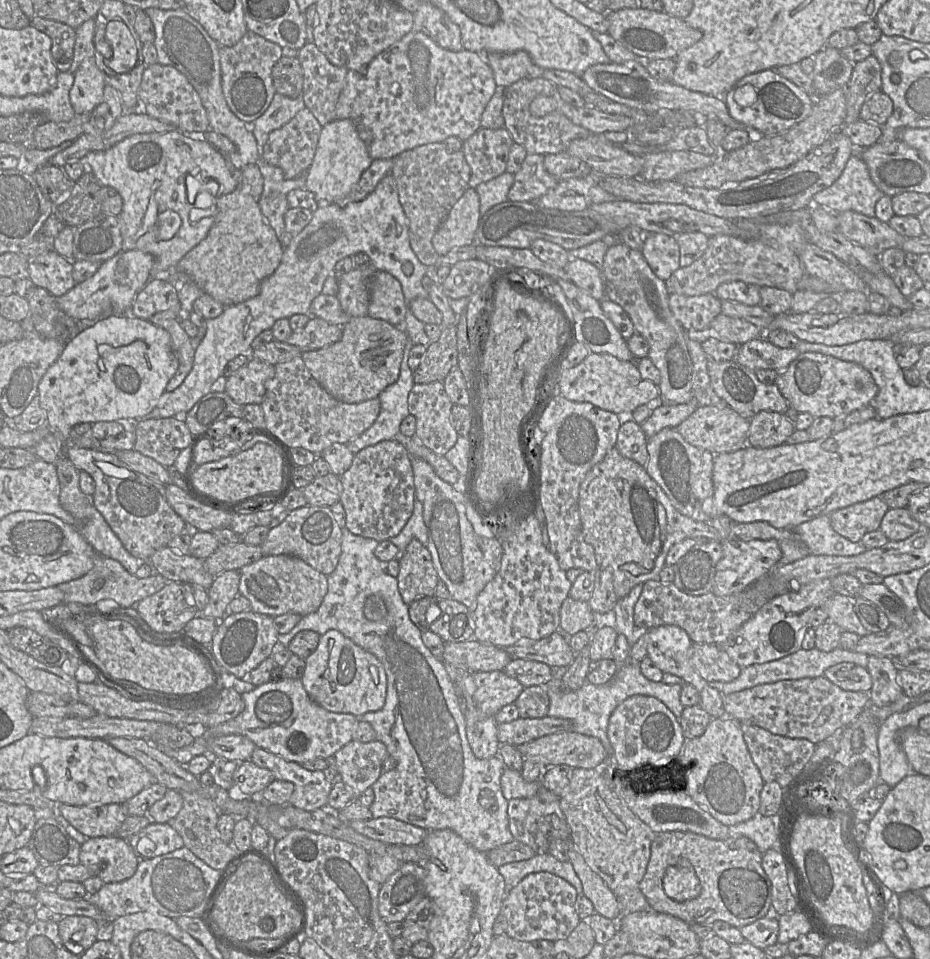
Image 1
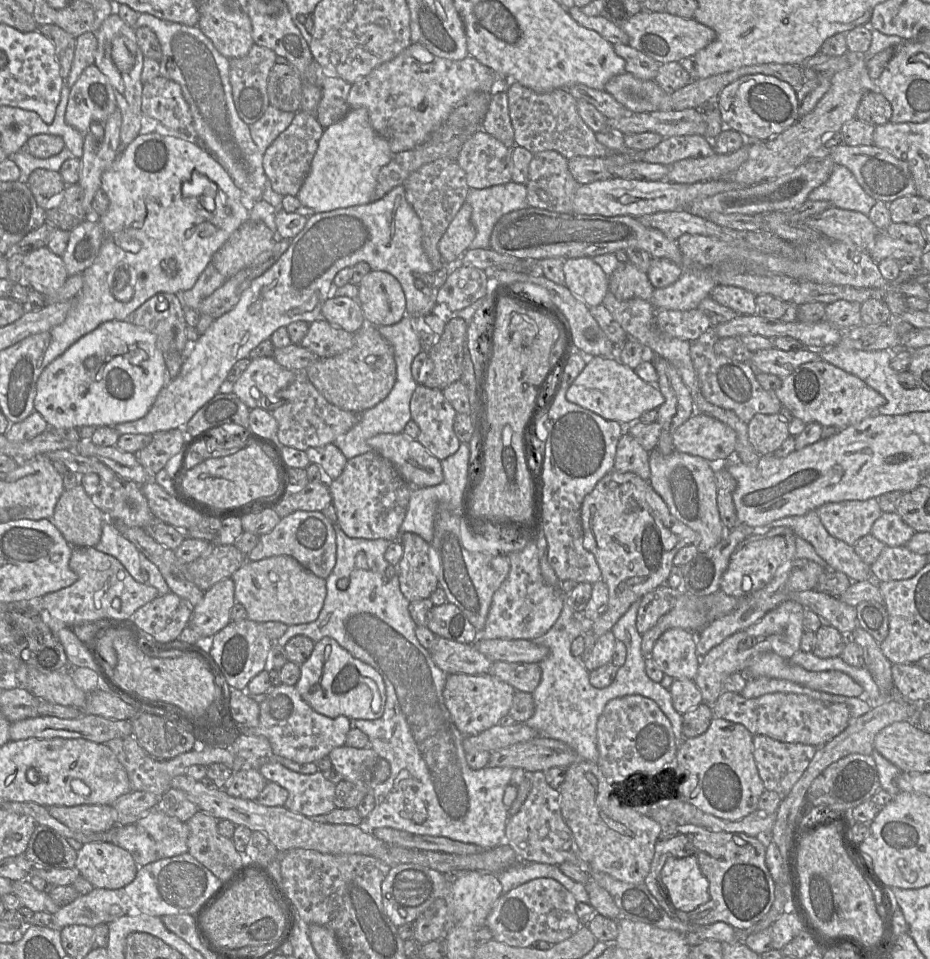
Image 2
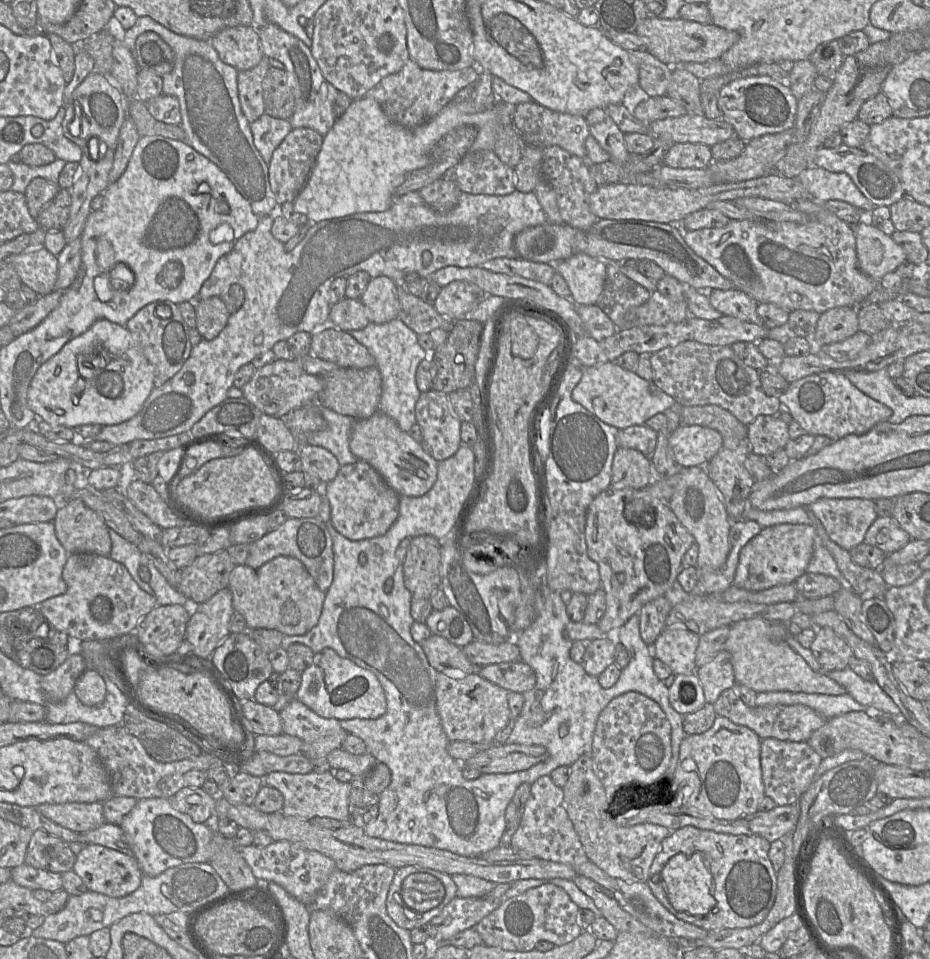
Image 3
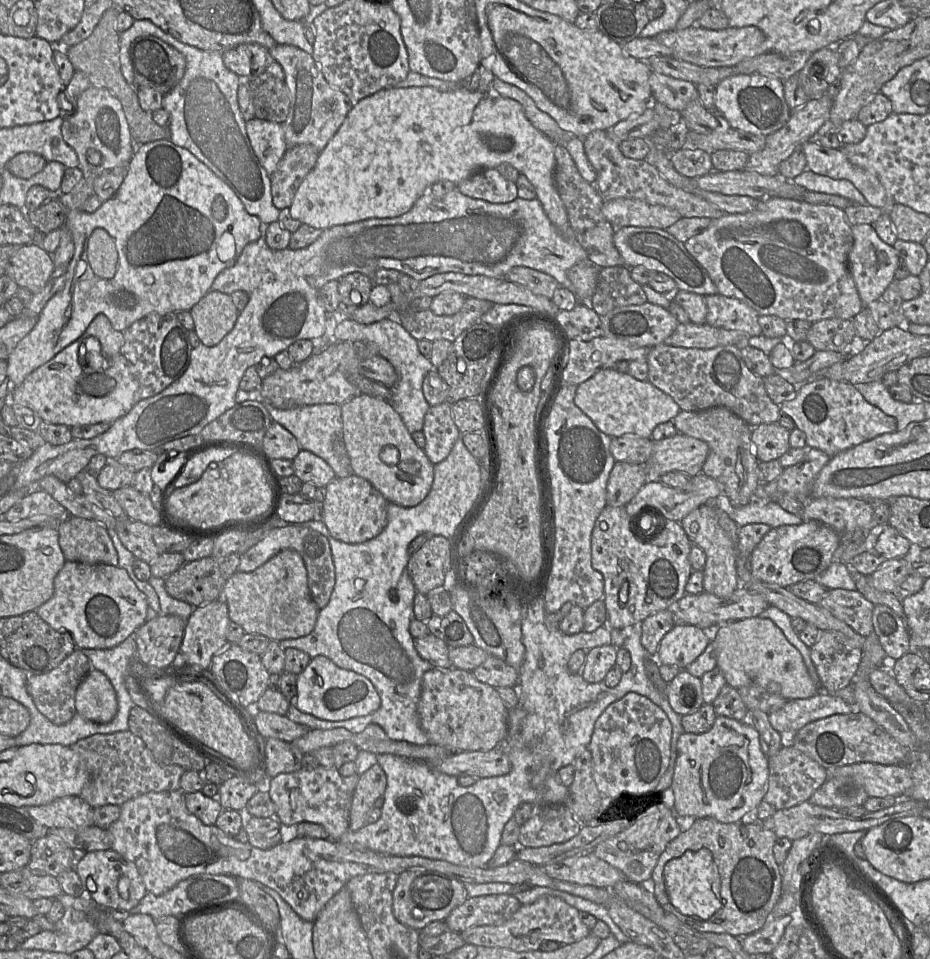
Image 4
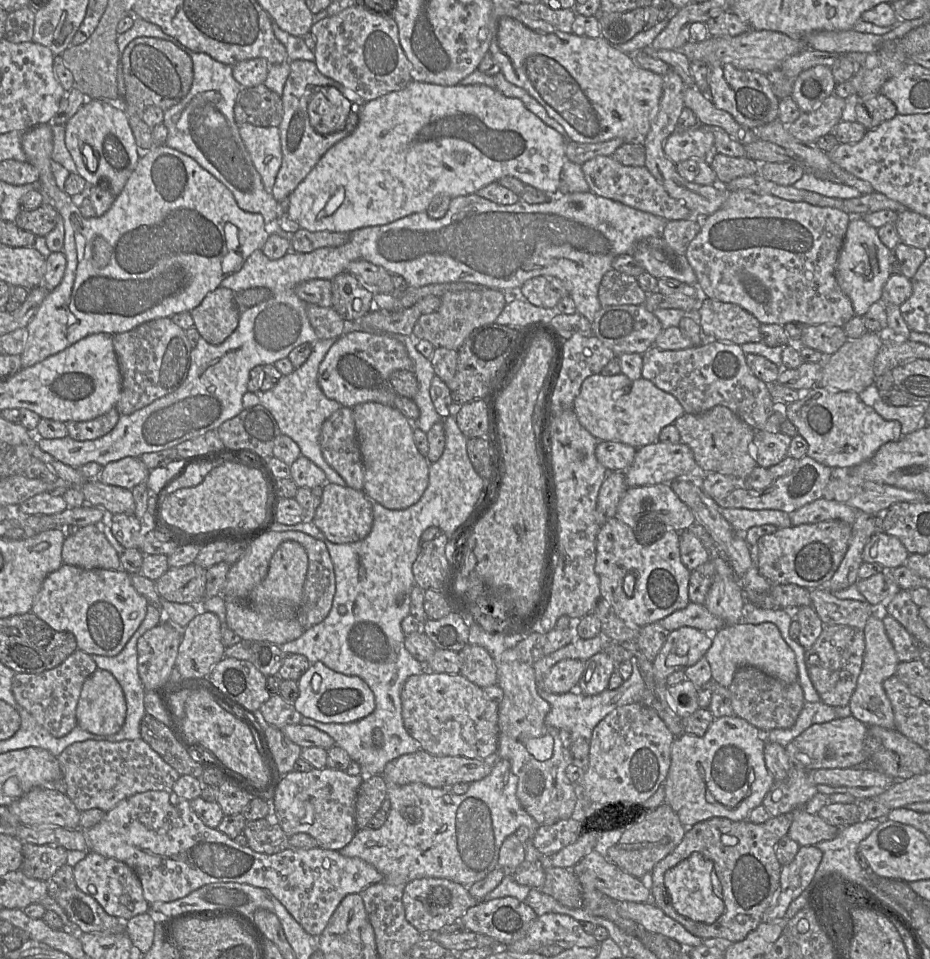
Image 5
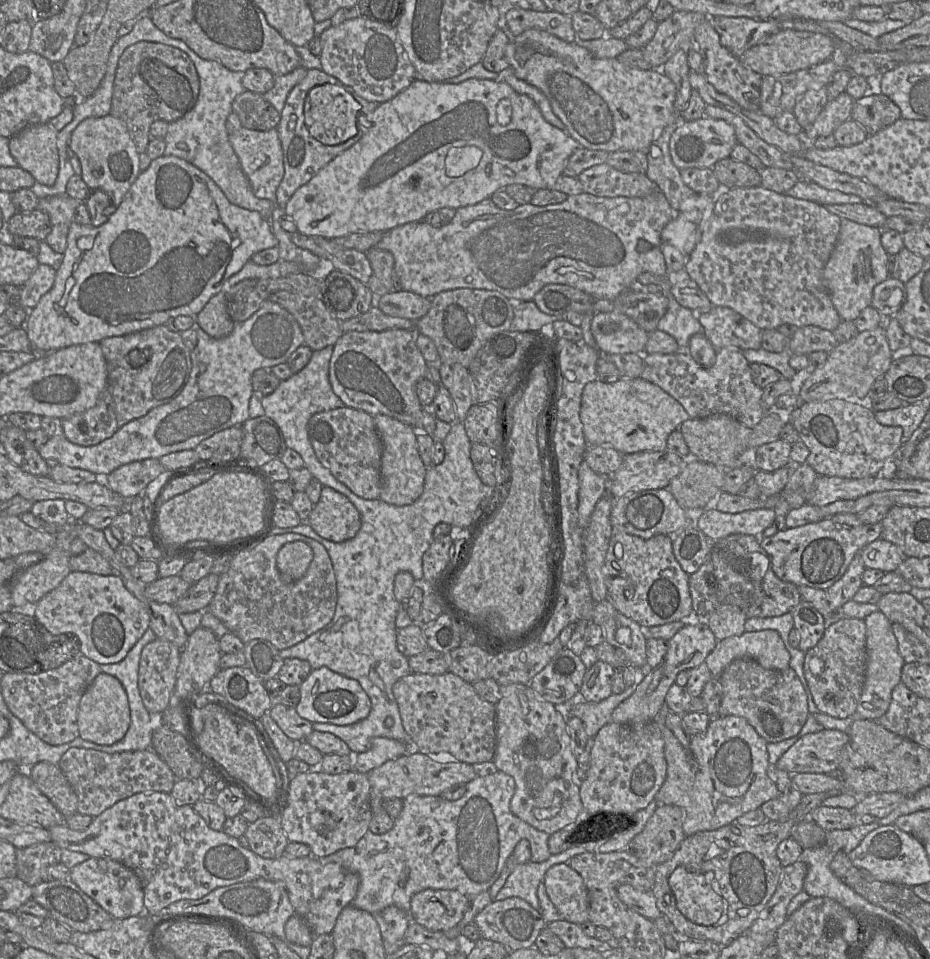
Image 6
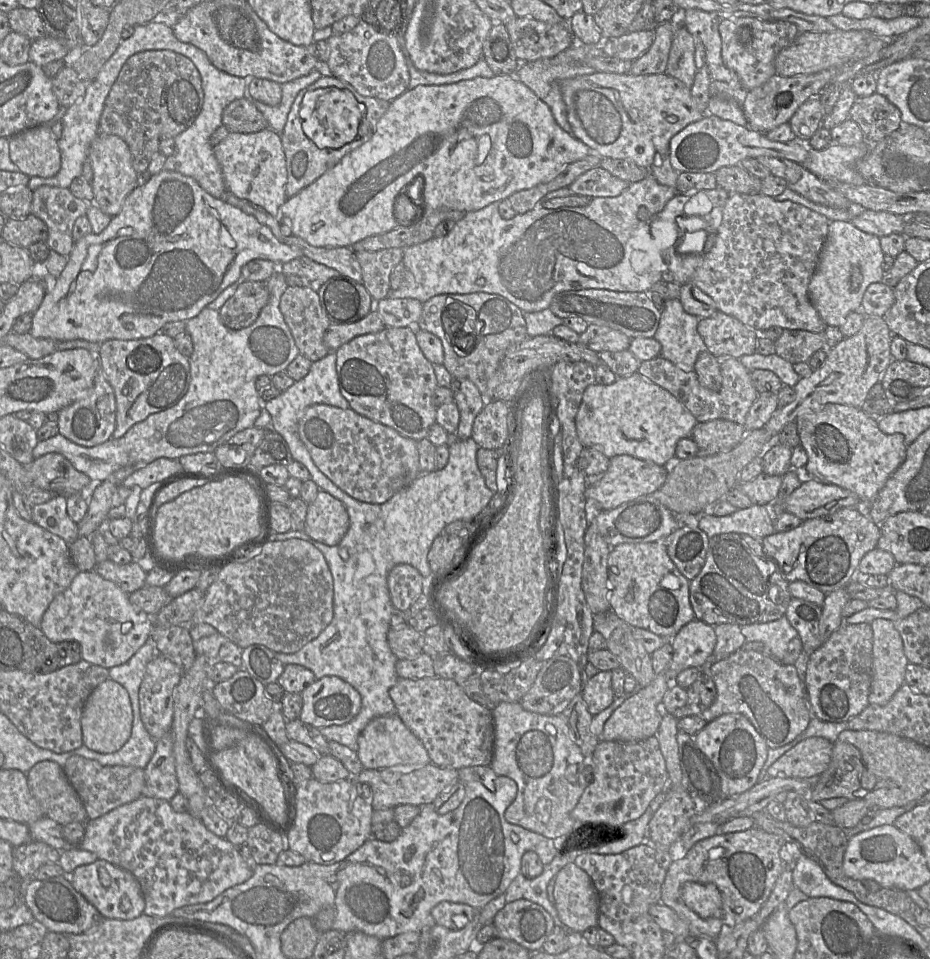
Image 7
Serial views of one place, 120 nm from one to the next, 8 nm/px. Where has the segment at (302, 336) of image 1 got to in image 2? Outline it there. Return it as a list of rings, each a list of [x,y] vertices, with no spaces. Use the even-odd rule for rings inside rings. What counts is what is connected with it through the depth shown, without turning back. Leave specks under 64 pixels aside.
[[[319,319],[309,324],[300,346],[318,358],[329,358],[347,351],[353,344],[353,333],[335,327],[325,319]]]

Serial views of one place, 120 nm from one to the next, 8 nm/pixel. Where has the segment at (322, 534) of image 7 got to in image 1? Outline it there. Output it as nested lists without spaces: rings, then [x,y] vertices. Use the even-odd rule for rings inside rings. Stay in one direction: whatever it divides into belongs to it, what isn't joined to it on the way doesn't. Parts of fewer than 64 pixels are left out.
[[[395,439],[381,441],[365,447],[355,454],[351,466],[341,476],[339,501],[344,507],[346,528],[353,534],[372,538],[379,542],[398,535],[412,515],[415,486],[411,456],[402,443]]]

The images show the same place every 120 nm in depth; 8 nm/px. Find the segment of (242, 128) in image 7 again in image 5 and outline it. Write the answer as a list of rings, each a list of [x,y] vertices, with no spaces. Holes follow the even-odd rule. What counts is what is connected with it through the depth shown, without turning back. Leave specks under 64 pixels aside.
[[[264,83],[243,88],[238,103],[247,115],[247,122],[260,127],[280,125],[284,109],[282,96],[270,90]]]

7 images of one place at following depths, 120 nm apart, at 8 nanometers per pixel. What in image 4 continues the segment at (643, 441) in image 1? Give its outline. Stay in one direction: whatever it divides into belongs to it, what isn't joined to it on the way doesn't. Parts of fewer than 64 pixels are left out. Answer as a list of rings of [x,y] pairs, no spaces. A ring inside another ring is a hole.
[[[615,461],[607,482],[607,505],[626,506],[647,481],[645,465]]]

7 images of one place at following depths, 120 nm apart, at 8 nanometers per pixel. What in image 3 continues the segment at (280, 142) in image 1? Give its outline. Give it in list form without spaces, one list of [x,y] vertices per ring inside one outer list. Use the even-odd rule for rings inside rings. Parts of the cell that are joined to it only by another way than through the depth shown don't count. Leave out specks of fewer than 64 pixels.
[[[293,128],[274,150],[268,163],[271,190],[279,205],[293,202],[305,185],[323,142],[323,136],[311,128]]]

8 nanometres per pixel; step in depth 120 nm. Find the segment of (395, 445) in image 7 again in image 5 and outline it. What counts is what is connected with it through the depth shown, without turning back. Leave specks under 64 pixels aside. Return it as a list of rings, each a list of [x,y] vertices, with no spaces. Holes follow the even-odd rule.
[[[341,407],[324,421],[320,447],[325,461],[355,490],[364,489],[364,465],[357,440],[353,410]]]

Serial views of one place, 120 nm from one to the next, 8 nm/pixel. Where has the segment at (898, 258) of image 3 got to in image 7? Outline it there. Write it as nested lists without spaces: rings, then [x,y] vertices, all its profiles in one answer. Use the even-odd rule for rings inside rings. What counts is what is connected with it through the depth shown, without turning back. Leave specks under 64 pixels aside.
[[[831,221],[817,268],[808,285],[808,296],[827,326],[841,326],[849,313],[861,310],[862,298],[871,283],[881,282],[884,253],[880,238],[855,227],[850,221]]]

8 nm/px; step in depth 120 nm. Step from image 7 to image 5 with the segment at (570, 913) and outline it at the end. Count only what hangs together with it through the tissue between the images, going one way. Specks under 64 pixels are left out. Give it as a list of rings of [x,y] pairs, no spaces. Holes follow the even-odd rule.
[[[550,867],[545,869],[545,882],[541,891],[563,906],[571,909],[583,907],[582,887],[571,869]]]

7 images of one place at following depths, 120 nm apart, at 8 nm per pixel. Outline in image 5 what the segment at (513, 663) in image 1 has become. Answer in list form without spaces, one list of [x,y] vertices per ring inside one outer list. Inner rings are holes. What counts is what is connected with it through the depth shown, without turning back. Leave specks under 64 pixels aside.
[[[468,644],[458,653],[462,676],[481,688],[497,684],[496,665],[485,648]]]

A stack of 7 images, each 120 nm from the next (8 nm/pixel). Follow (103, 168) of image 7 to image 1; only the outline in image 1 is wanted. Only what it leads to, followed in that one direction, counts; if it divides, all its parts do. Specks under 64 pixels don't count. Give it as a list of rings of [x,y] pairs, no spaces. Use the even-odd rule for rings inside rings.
[[[94,57],[85,59],[74,73],[70,102],[76,114],[89,115],[103,99],[106,83]]]

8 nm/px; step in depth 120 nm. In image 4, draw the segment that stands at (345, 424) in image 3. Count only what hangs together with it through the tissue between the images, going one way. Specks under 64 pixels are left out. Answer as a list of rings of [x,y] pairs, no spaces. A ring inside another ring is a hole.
[[[263,403],[273,421],[281,424],[291,432],[303,450],[312,452],[326,461],[335,472],[336,477],[345,478],[352,473],[351,461],[343,440],[343,422],[341,405],[316,404],[290,409],[278,409],[269,403]]]

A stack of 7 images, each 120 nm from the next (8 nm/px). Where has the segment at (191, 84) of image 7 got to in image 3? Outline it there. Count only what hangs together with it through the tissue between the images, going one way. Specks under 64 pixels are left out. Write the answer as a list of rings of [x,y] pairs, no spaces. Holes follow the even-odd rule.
[[[146,31],[138,36],[132,54],[139,70],[148,70],[161,78],[174,67],[171,47],[153,31]]]

